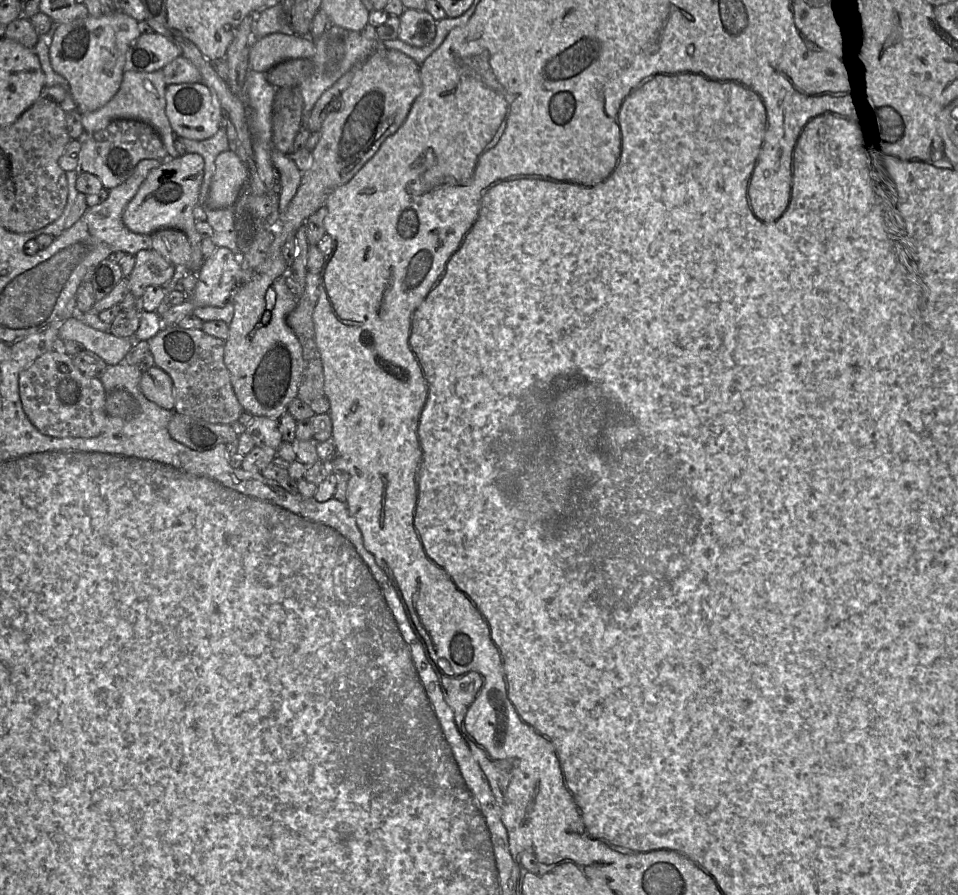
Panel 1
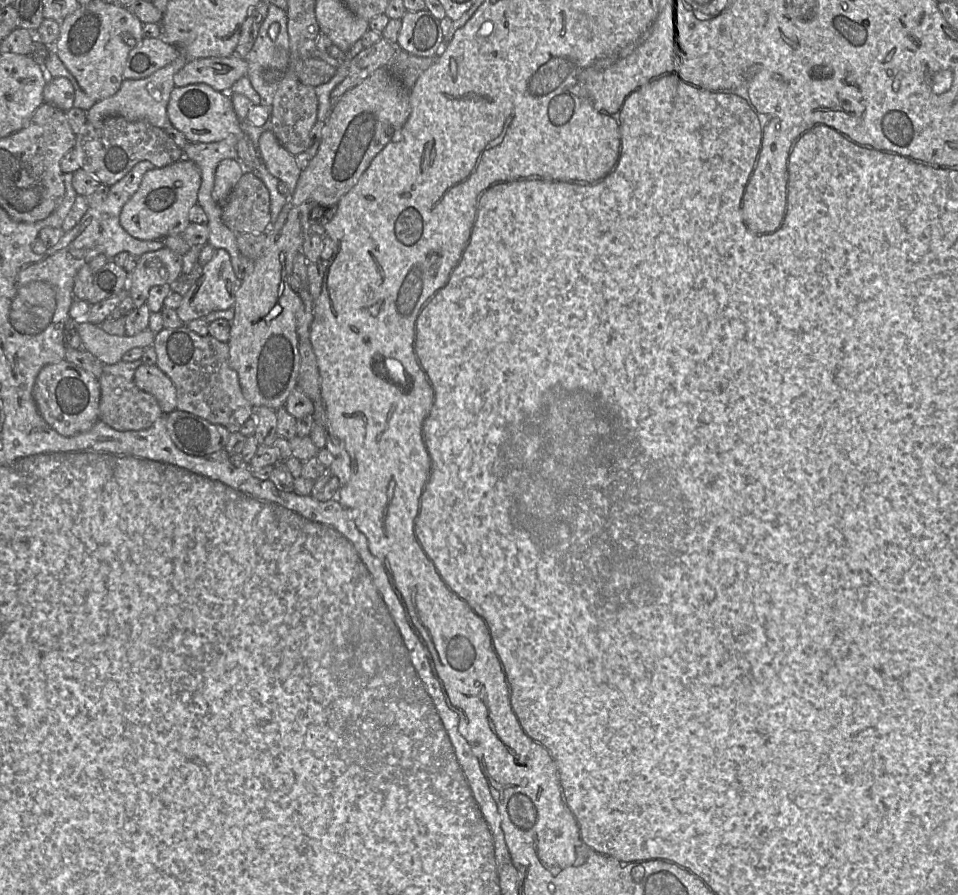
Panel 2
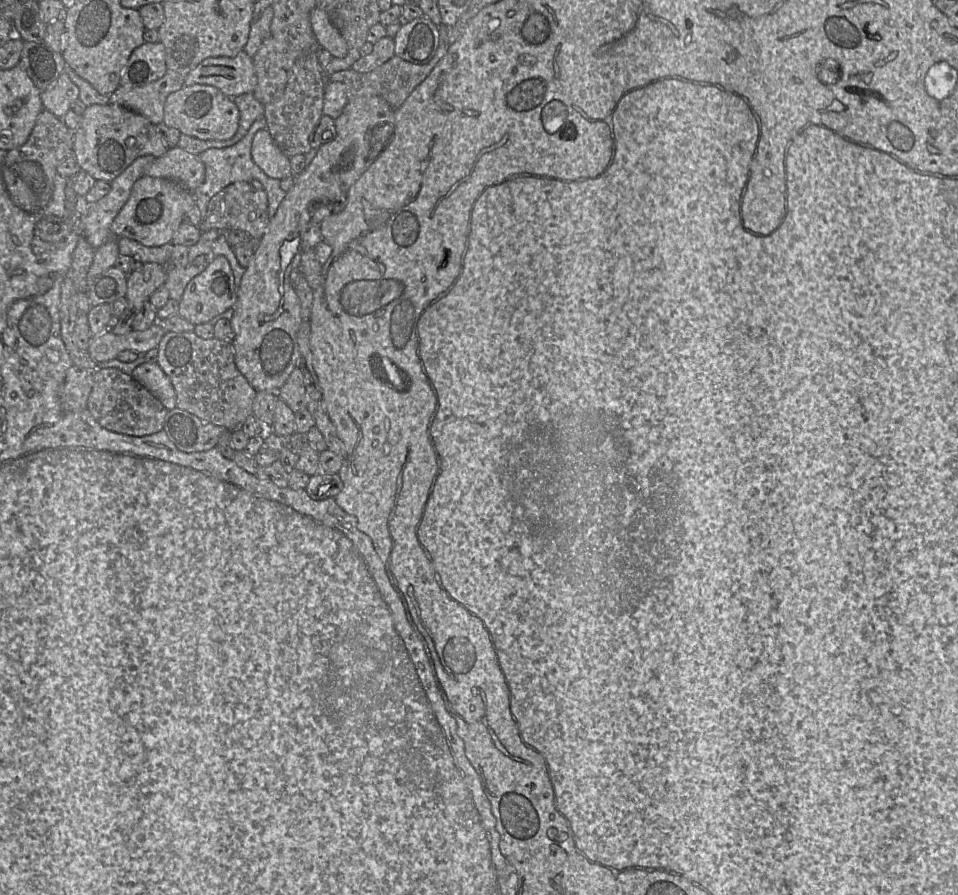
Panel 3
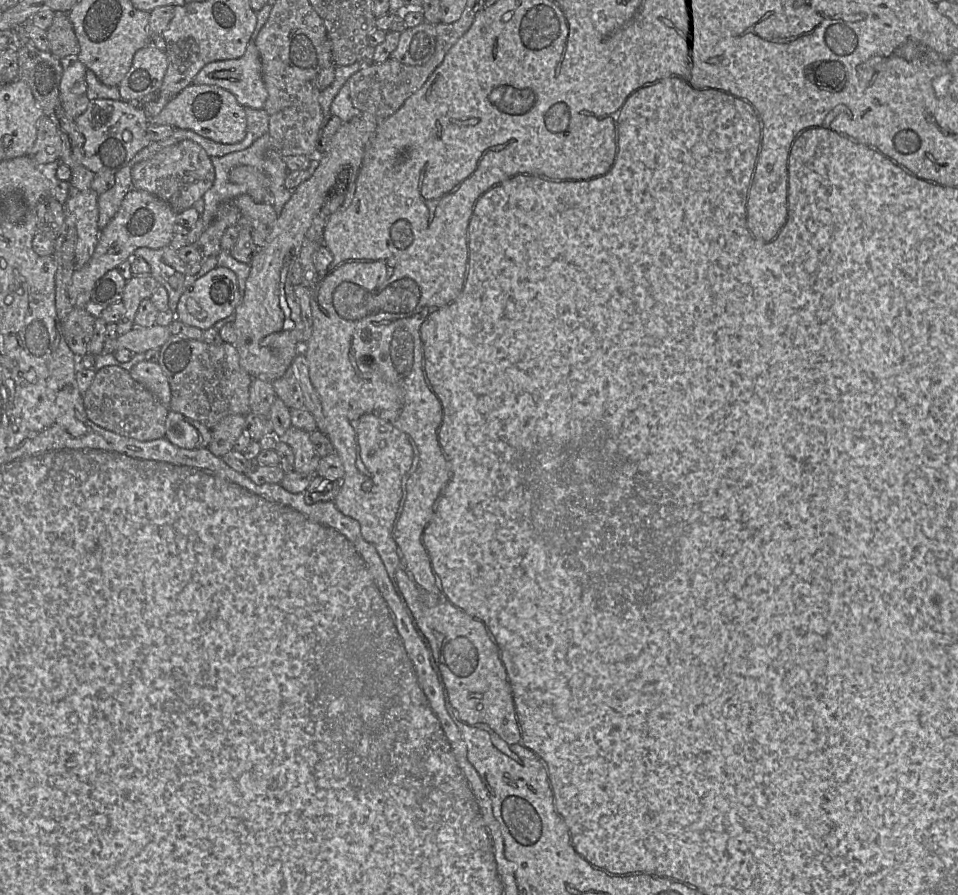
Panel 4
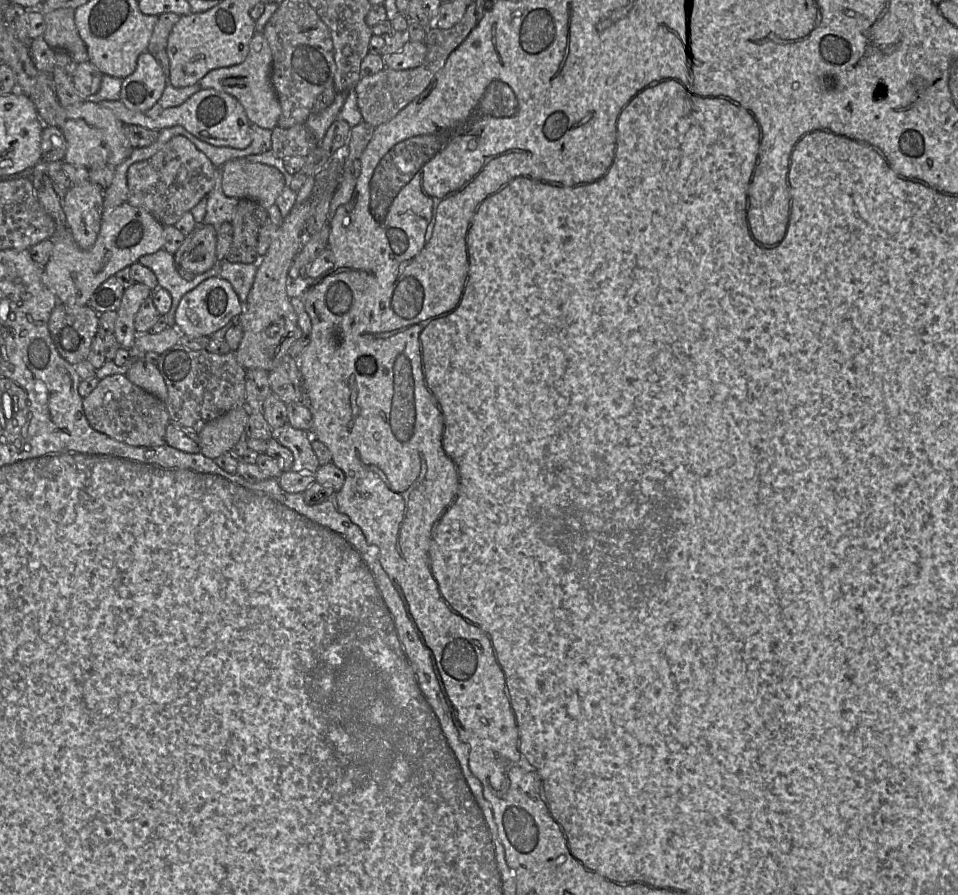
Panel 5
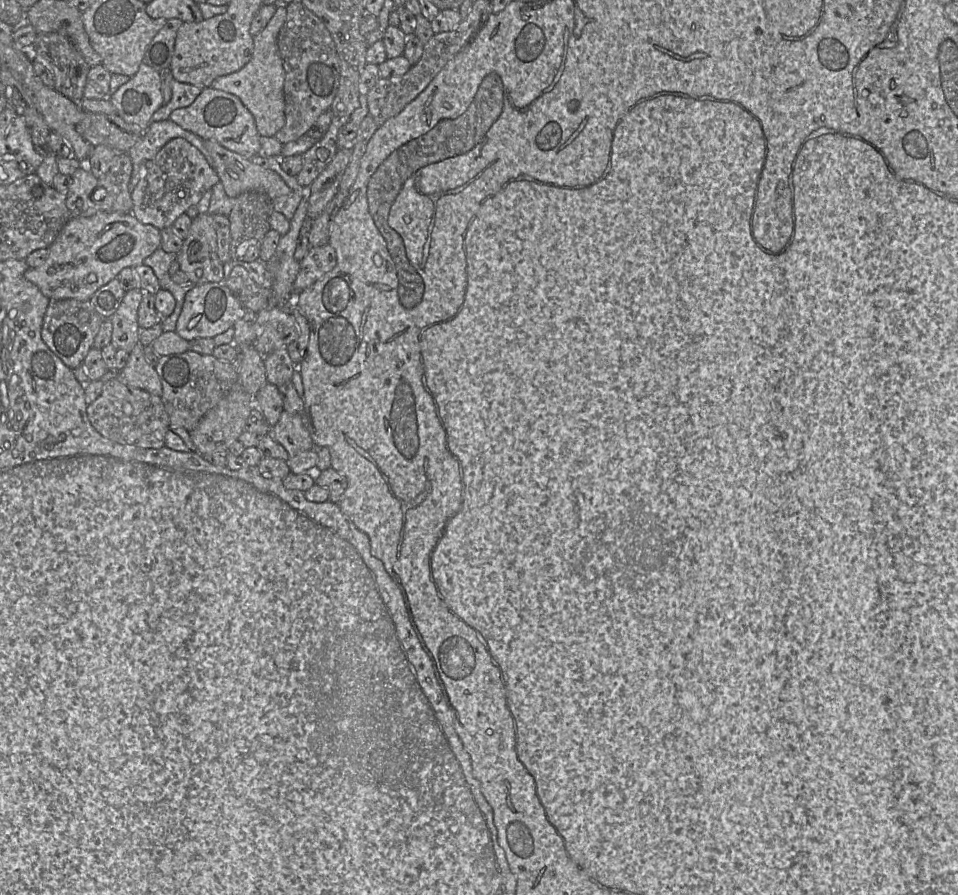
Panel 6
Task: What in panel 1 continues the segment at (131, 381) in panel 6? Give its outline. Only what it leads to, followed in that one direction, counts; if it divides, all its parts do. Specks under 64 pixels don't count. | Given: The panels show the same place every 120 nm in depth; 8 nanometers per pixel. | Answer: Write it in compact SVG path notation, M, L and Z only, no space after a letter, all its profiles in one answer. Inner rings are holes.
M158 366L144 371L140 380L140 389L147 399L161 408L174 410L174 385L171 377Z

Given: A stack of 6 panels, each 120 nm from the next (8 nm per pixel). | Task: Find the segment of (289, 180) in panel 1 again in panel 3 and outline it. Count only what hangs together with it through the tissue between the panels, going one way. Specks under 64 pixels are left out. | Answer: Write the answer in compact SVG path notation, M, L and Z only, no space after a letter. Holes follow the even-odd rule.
M267 129L259 130L255 134L252 158L271 178L282 180L292 176L290 159L280 150Z

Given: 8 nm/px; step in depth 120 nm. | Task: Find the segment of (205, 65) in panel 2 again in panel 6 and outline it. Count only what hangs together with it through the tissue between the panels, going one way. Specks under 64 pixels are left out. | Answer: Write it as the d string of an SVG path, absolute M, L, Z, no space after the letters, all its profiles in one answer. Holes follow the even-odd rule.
M286 5L277 7L269 23L254 36L250 61L239 71L214 79L210 86L237 96L254 116L259 134L266 137L274 137L285 125L285 70L278 48L278 35L286 15Z

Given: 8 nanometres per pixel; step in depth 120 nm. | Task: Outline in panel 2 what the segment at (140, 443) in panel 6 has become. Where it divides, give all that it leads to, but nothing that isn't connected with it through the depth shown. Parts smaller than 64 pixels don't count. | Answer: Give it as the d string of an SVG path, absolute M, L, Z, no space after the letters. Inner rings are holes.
M102 374L98 379L101 396L99 420L118 431L144 430L153 425L161 416L165 416L156 398L137 387L133 380L119 375Z

